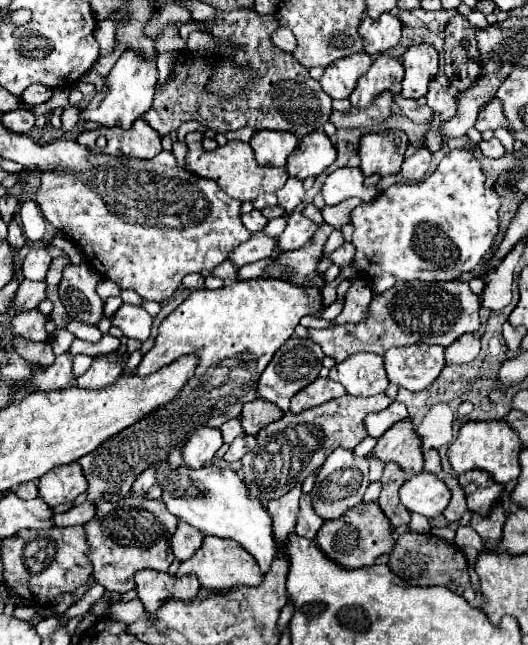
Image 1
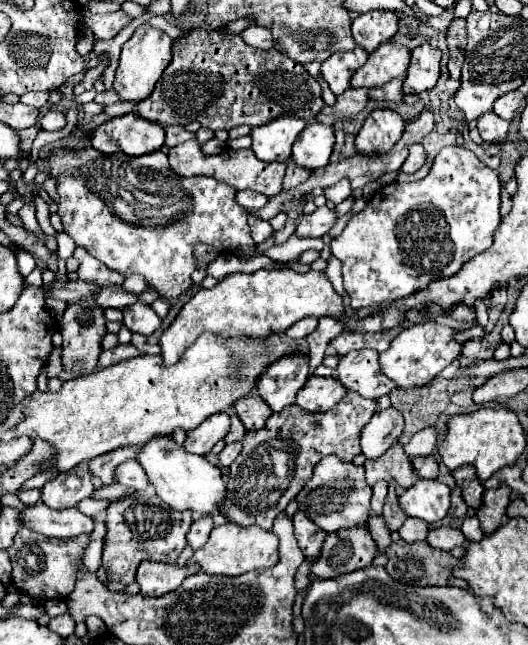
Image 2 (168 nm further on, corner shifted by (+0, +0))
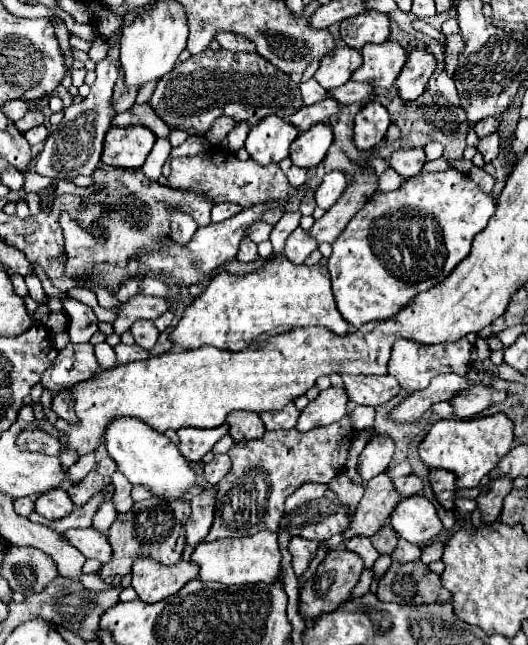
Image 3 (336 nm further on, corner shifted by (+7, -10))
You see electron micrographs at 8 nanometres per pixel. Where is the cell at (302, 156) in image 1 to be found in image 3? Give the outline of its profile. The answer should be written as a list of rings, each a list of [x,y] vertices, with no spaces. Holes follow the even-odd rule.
[[[329,124],[311,126],[293,140],[289,158],[293,160],[295,166],[311,170],[325,158],[331,142],[333,142],[333,130]]]

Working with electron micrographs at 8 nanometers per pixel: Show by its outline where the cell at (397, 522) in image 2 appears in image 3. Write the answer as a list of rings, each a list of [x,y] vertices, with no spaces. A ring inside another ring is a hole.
[[[387,524],[387,526],[383,526],[383,530],[381,530],[379,534],[375,534],[375,536],[371,538],[371,542],[373,542],[373,546],[375,546],[375,550],[377,550],[379,554],[391,554],[391,552],[395,550],[395,546],[397,546],[397,534],[395,534],[395,530]]]

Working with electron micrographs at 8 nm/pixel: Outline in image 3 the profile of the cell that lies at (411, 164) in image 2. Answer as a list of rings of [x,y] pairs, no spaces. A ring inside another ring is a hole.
[[[401,148],[393,152],[389,158],[391,168],[399,172],[403,178],[413,178],[423,170],[423,164],[427,162],[423,148]]]

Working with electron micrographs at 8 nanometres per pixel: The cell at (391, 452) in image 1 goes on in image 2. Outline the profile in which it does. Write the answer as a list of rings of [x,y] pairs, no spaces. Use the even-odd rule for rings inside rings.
[[[392,444],[392,448],[388,448],[388,452],[384,452],[384,456],[376,460],[366,460],[364,470],[366,482],[370,486],[374,486],[378,480],[394,480],[398,482],[398,486],[410,488],[418,480],[416,472],[412,472],[412,460],[404,452],[402,444]]]

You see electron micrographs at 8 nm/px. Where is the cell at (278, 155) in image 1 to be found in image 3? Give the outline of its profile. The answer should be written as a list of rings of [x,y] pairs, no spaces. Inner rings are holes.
[[[263,118],[251,128],[245,150],[259,164],[281,162],[289,156],[289,146],[297,138],[299,130],[281,118]]]

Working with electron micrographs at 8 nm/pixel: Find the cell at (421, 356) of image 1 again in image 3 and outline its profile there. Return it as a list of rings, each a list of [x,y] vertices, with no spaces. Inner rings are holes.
[[[465,338],[457,340],[457,342],[447,342],[447,344],[435,344],[435,346],[421,346],[417,342],[411,340],[397,340],[391,352],[391,360],[389,360],[389,374],[395,376],[401,384],[403,390],[407,392],[415,392],[415,390],[425,390],[431,382],[431,378],[439,376],[439,374],[447,374],[447,372],[455,372],[465,376],[471,368],[471,352],[473,352],[473,344],[469,344]]]

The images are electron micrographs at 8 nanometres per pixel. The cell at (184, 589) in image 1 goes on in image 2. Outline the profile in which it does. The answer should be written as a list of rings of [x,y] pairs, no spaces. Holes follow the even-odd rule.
[[[144,560],[138,566],[136,572],[136,582],[140,584],[140,594],[142,596],[164,596],[168,592],[174,592],[180,588],[180,584],[196,574],[200,568],[198,566],[184,566],[178,568],[176,564],[162,564],[162,562],[150,562]]]

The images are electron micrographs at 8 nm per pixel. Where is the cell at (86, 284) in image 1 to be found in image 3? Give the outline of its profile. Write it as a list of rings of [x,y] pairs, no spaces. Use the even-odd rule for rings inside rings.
[[[67,344],[65,350],[59,350],[53,366],[43,374],[41,384],[53,392],[53,410],[65,422],[77,422],[73,414],[73,398],[67,396],[67,390],[95,376],[99,364],[93,354],[93,346],[85,344]]]

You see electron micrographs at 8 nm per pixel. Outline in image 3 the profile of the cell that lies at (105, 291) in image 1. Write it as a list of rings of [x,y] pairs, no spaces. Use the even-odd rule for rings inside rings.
[[[141,280],[141,290],[143,290],[143,294],[151,294],[151,296],[167,296],[169,294],[169,286],[159,280]]]

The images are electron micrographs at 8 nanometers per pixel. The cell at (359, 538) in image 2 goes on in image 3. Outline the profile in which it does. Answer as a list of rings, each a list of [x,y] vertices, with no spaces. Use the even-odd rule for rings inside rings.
[[[331,550],[327,558],[317,566],[315,576],[311,576],[301,588],[299,588],[299,614],[303,618],[317,618],[325,612],[337,610],[341,602],[347,602],[351,596],[351,590],[359,582],[359,576],[363,572],[363,560],[361,556],[349,552],[349,550]]]

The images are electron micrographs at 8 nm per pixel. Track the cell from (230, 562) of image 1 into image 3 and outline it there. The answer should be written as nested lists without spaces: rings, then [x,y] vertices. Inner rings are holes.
[[[257,532],[247,538],[223,538],[215,542],[201,542],[195,546],[191,560],[199,564],[199,576],[205,582],[221,582],[225,586],[243,584],[273,584],[281,574],[281,548],[277,542],[277,532]]]

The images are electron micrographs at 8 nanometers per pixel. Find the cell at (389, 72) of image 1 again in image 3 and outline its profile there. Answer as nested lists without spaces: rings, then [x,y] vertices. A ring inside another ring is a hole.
[[[387,40],[385,44],[365,44],[361,48],[363,64],[351,76],[357,82],[369,82],[371,86],[391,88],[407,60],[405,50],[399,42]]]

